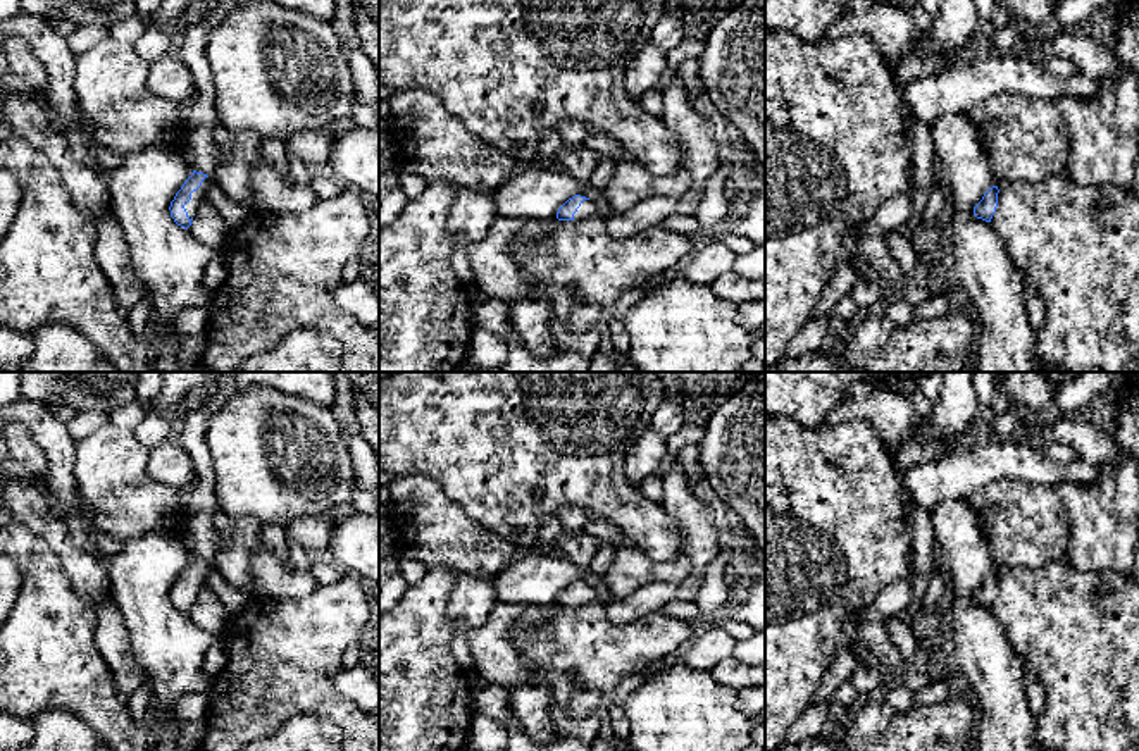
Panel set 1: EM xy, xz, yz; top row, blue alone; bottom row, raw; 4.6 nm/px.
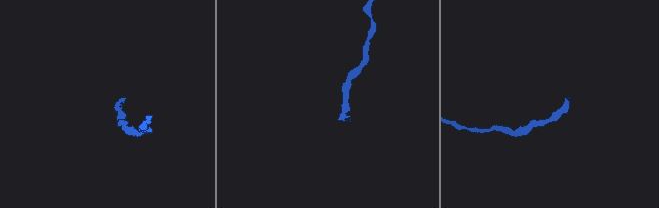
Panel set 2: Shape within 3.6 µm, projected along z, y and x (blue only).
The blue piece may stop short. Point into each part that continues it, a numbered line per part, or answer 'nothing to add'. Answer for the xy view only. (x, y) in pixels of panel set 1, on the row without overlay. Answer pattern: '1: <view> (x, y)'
1: xy (200, 579)

